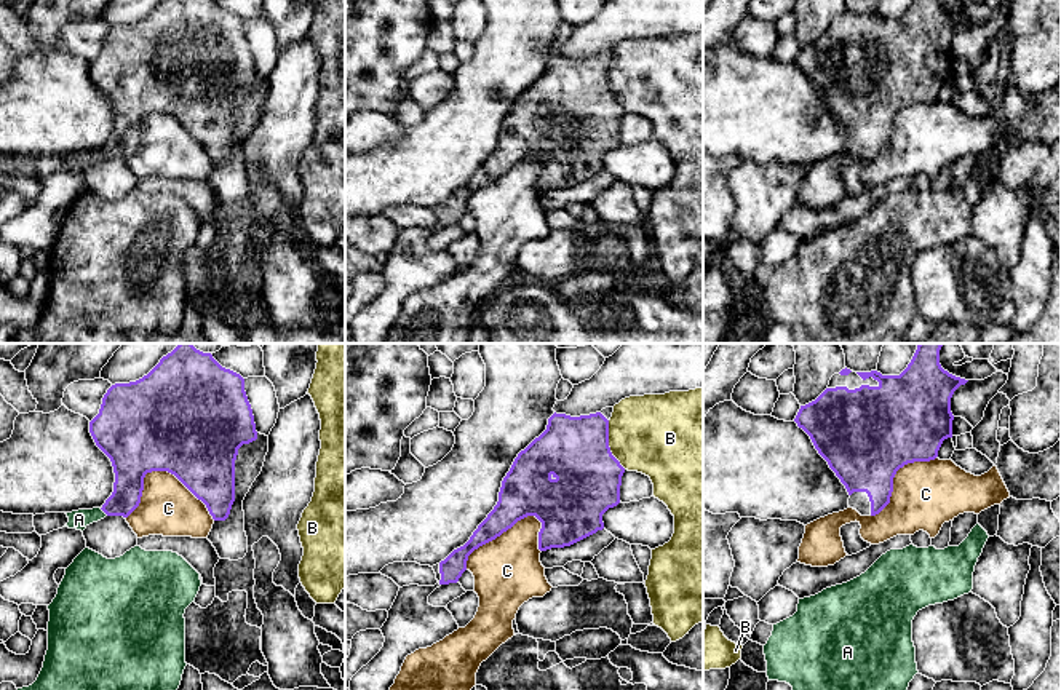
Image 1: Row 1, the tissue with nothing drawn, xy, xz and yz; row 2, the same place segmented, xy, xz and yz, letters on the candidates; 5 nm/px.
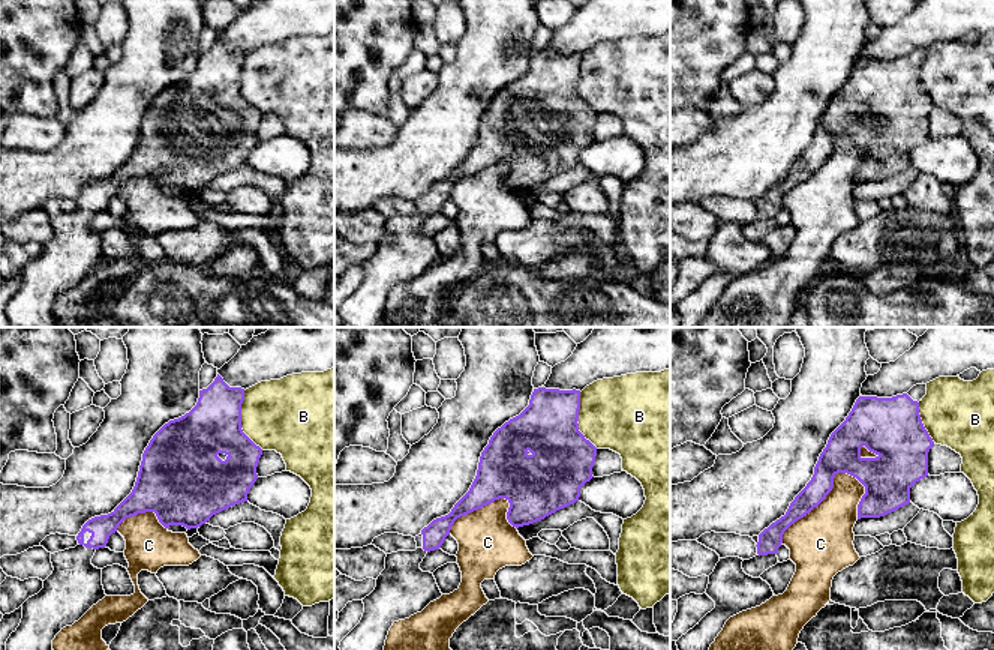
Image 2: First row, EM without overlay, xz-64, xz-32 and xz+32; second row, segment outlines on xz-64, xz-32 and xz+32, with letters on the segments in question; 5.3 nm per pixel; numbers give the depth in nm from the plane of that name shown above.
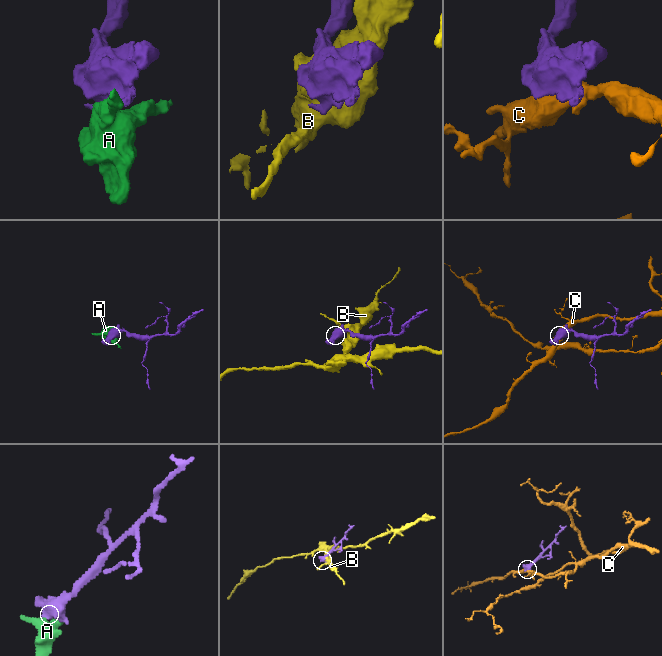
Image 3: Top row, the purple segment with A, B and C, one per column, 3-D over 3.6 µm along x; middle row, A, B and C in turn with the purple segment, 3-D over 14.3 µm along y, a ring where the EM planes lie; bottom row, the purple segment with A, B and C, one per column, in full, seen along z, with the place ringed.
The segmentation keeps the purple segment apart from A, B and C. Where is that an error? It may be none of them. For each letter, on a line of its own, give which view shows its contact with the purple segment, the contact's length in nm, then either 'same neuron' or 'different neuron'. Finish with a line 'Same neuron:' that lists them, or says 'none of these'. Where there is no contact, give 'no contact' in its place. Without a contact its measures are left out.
A: contact in xy; length 60 nm; different neuron
B: contact in xz; length 260 nm; different neuron
C: contact in xy; length 460 nm; different neuron
Same neuron: none of these

